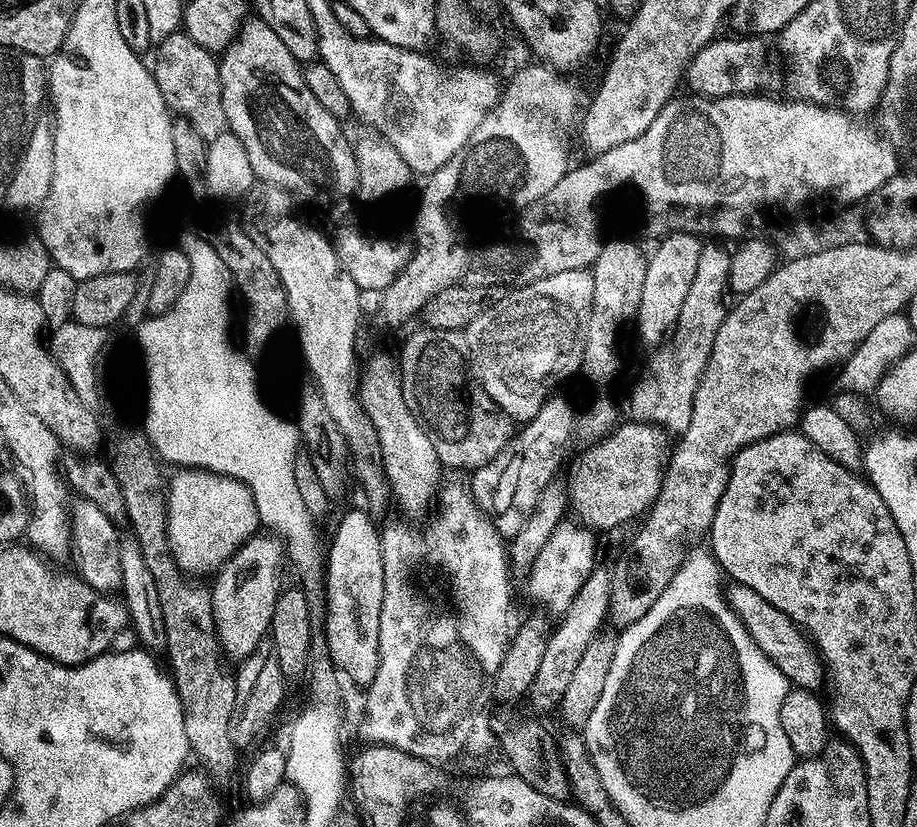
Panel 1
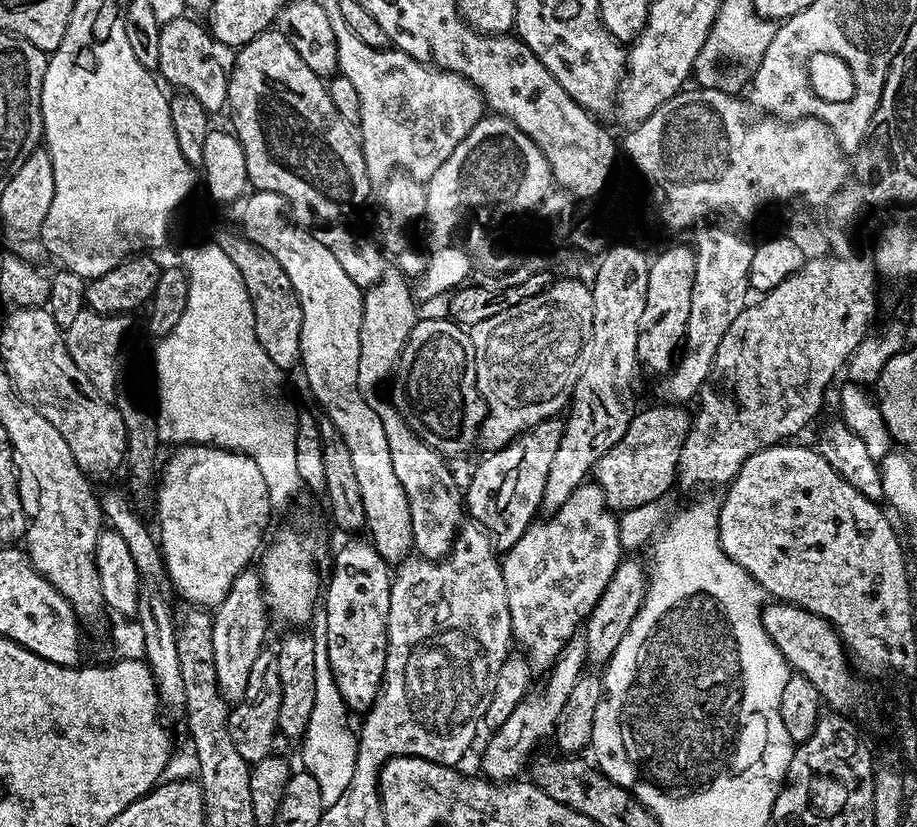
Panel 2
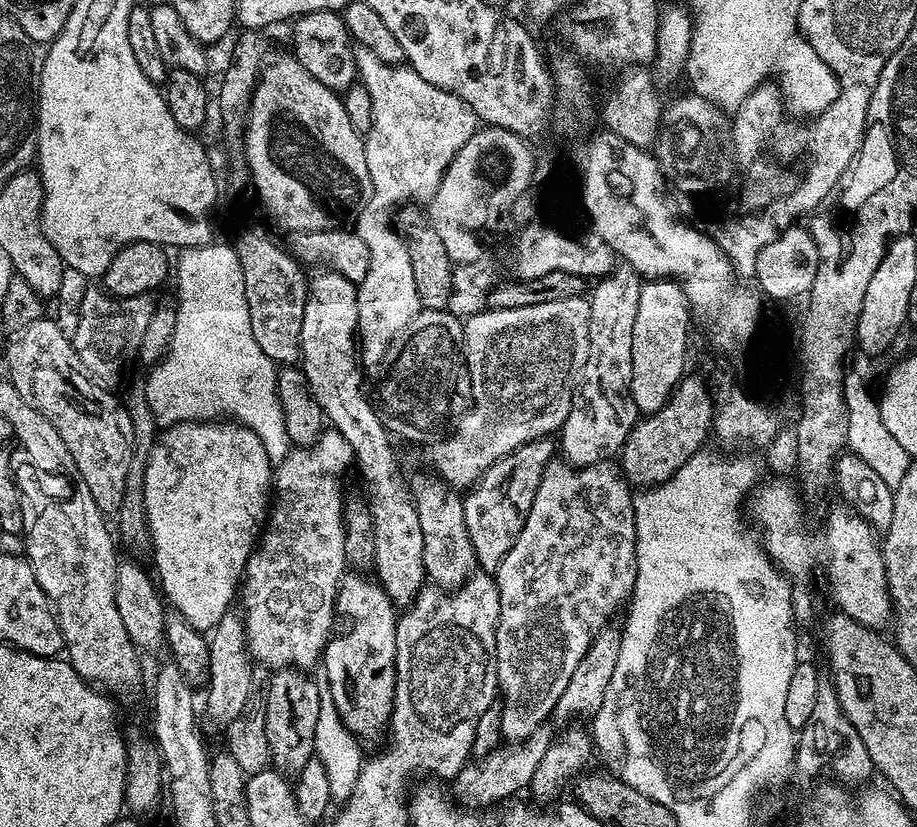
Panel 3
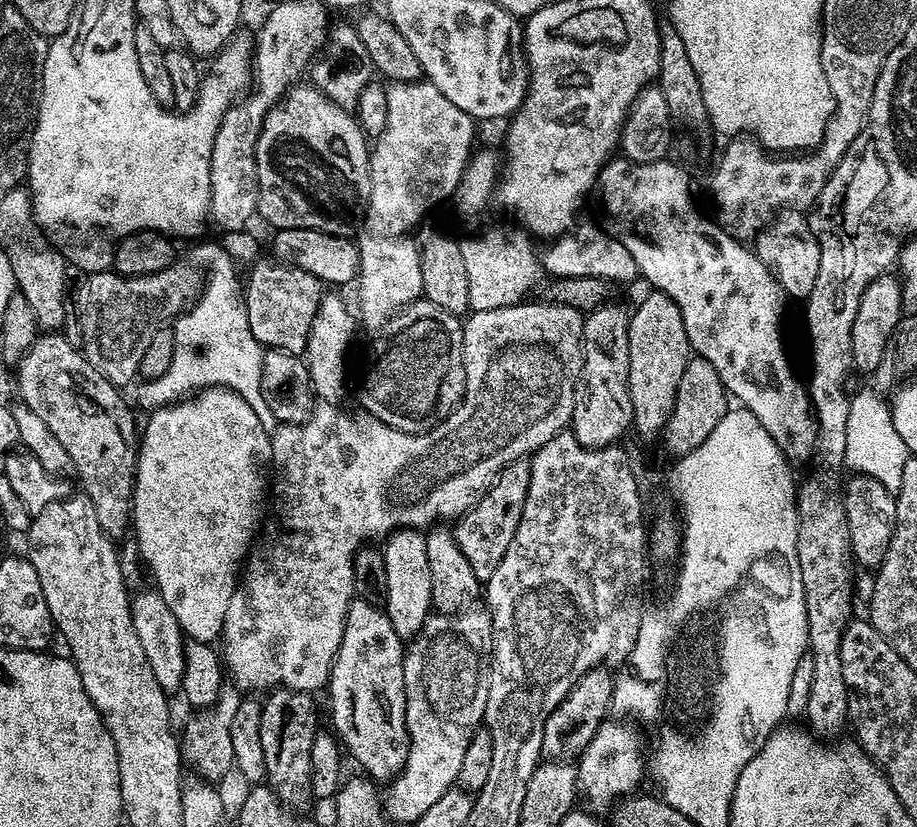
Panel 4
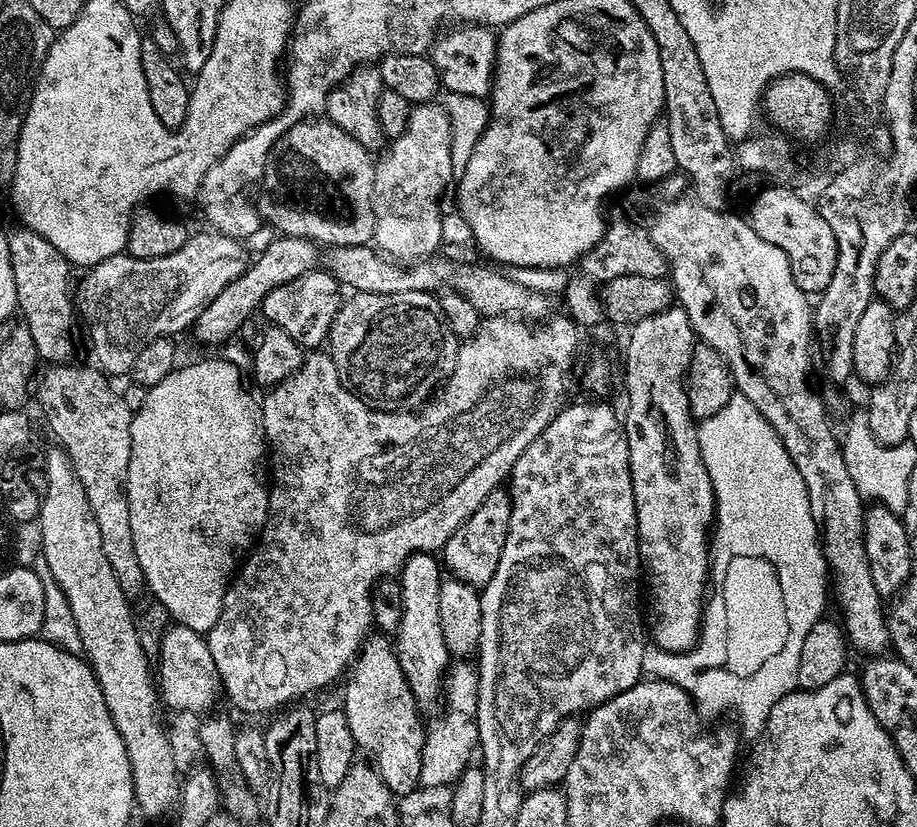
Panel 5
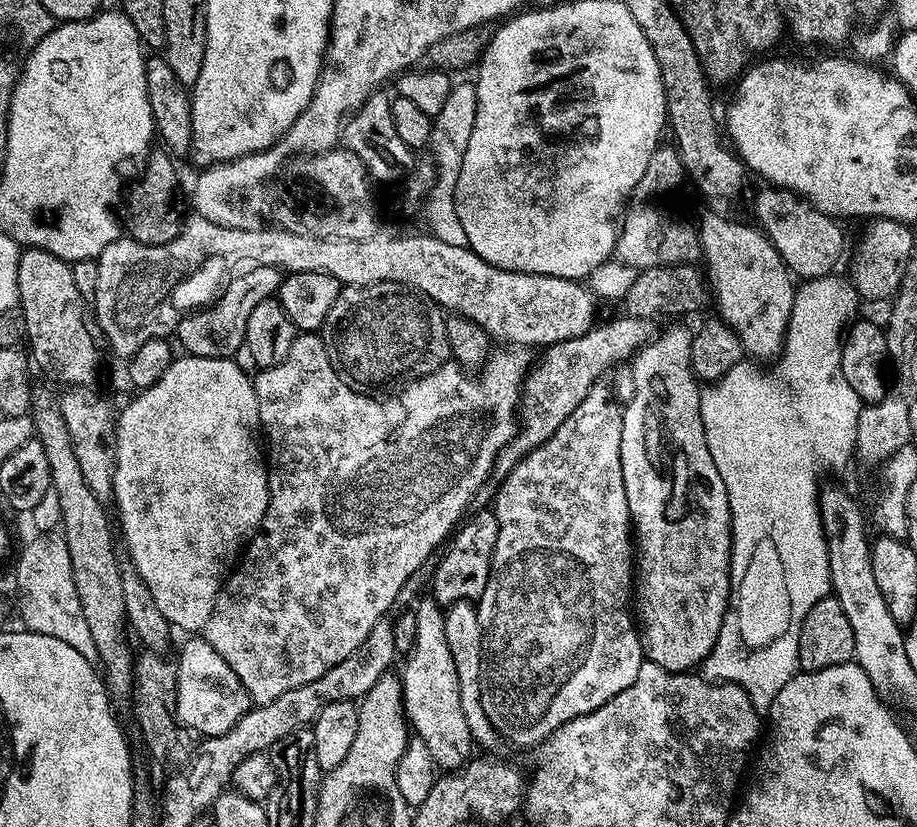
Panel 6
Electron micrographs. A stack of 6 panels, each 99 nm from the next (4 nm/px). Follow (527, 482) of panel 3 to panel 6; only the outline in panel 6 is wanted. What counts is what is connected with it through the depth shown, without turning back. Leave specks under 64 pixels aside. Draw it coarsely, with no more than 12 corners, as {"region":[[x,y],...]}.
{"region":[[480,510],[455,529],[432,576],[441,606],[479,601],[498,538]]}

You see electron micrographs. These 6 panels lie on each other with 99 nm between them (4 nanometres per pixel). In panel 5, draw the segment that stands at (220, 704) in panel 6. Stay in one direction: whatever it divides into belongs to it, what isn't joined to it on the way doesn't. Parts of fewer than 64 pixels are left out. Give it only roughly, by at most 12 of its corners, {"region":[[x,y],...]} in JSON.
{"region":[[173,623],[161,640],[158,692],[204,714],[221,691],[208,641]]}

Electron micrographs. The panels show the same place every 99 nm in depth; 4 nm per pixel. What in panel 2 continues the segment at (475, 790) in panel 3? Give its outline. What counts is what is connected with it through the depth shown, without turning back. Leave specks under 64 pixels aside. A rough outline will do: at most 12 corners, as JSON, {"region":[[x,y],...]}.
{"region":[[573,638],[500,729],[480,762],[493,782],[527,769],[585,671]]}

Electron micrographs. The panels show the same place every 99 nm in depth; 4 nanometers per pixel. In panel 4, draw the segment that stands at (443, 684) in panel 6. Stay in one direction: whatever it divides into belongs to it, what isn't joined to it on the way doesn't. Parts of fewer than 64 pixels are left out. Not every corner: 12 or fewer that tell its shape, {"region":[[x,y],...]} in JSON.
{"region":[[397,528],[382,544],[383,607],[415,636],[433,611],[427,535]]}

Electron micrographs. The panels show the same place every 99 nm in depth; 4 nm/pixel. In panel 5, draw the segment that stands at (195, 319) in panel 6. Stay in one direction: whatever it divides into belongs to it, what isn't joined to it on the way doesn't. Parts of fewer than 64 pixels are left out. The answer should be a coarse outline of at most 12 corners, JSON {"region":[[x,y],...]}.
{"region":[[281,235],[198,314],[224,346],[270,290],[313,271],[317,245]]}

